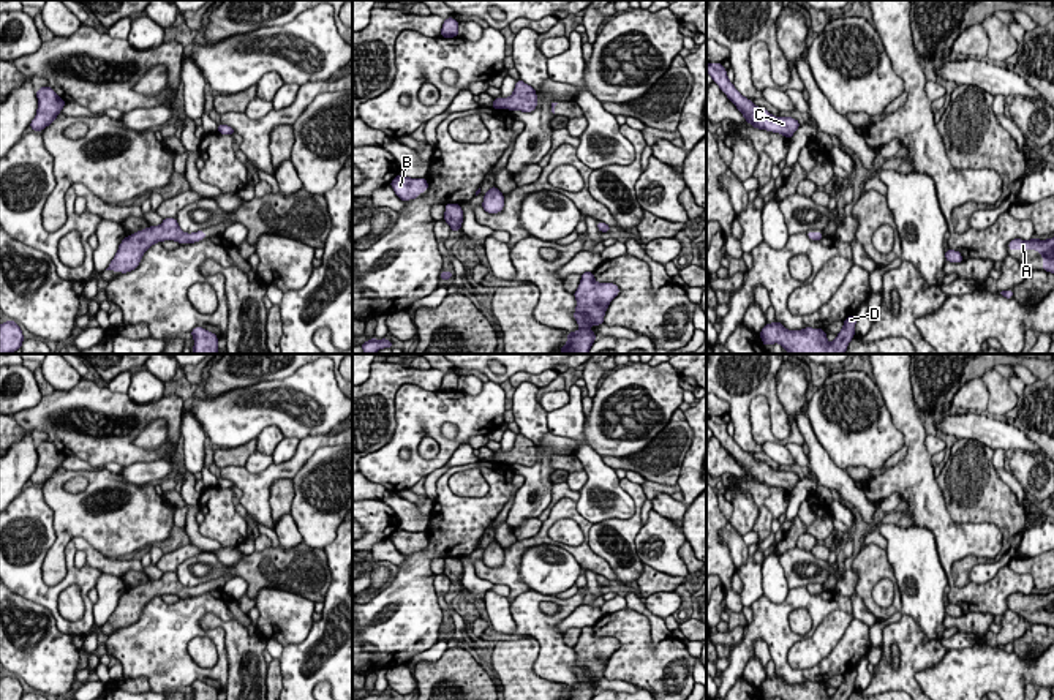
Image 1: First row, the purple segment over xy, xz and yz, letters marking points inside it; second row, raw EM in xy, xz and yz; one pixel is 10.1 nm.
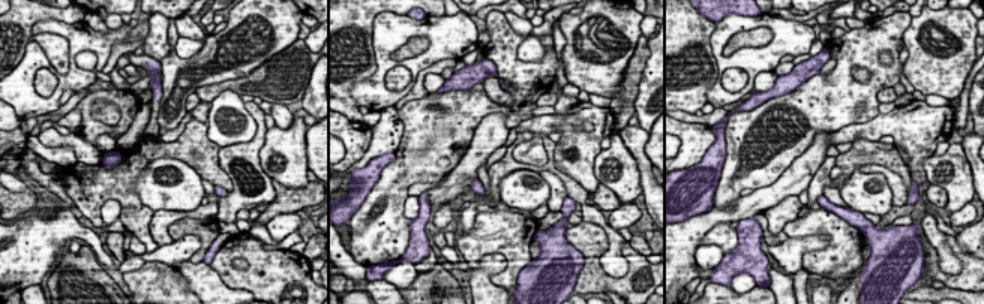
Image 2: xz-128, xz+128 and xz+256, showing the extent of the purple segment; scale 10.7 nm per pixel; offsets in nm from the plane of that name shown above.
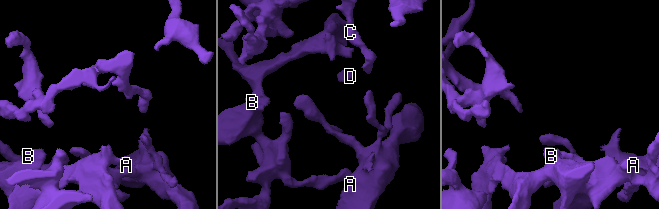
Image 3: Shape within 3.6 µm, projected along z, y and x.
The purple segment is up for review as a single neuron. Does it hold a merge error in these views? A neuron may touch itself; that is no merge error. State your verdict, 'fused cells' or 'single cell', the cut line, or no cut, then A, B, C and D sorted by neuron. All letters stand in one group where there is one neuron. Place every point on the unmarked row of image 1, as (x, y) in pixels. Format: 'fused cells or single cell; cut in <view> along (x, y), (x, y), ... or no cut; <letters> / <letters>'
single cell; no cut; A B C D

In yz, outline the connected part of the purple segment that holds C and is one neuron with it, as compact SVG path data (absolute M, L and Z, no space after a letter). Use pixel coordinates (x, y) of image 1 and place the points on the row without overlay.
M706 417L706 427L713 431L713 436L727 449L727 452L736 460L736 463L744 469L746 476L754 482L774 485L784 488L787 493L800 482L796 472L774 471L766 463L757 461L751 453L743 450L733 436L727 431L727 423L722 417Z

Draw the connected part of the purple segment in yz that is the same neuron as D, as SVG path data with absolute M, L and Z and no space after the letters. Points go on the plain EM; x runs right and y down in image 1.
M856 668L849 670L833 697L826 694L823 683L806 681L792 686L776 675L762 683L760 692L765 700L773 697L779 697L781 700L849 700L855 691L855 678Z

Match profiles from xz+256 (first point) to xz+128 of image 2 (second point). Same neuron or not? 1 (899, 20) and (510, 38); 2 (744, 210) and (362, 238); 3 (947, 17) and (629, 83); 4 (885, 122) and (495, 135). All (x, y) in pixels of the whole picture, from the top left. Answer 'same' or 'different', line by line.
1: same
2: different
3: different
4: different

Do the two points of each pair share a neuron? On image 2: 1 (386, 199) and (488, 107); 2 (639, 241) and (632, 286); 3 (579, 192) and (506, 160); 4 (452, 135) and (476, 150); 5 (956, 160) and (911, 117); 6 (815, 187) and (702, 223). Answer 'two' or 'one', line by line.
1: one
2: two
3: one
4: two
5: two
6: two

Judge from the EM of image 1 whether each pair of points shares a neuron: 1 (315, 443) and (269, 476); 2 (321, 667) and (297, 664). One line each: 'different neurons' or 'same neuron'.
1: same neuron
2: same neuron

